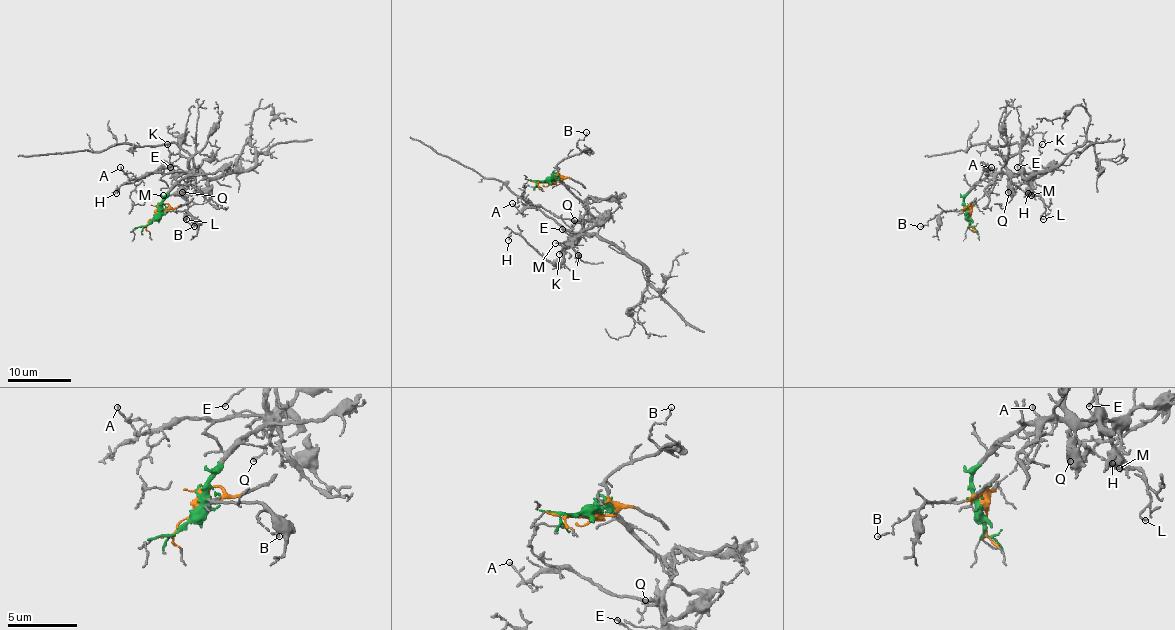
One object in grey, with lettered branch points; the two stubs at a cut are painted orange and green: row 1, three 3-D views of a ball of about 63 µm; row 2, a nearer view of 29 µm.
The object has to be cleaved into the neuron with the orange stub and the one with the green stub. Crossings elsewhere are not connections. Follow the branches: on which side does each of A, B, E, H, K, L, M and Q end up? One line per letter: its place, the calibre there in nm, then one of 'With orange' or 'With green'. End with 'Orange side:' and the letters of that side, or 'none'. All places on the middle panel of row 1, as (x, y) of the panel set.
A: Place: (512, 203). Thickness 140 nm. With green
B: Place: (586, 132). Thickness 100 nm. With orange
E: Place: (562, 229). Thickness 100 nm. With green
H: Place: (508, 240). Thickness 180 nm. With green
K: Place: (559, 254). Thickness 110 nm. With green
L: Place: (578, 255). Thickness 120 nm. With green
M: Place: (555, 243). Thickness 120 nm. With green
Q: Place: (574, 220). Thickness 170 nm. With green
Orange side: B

